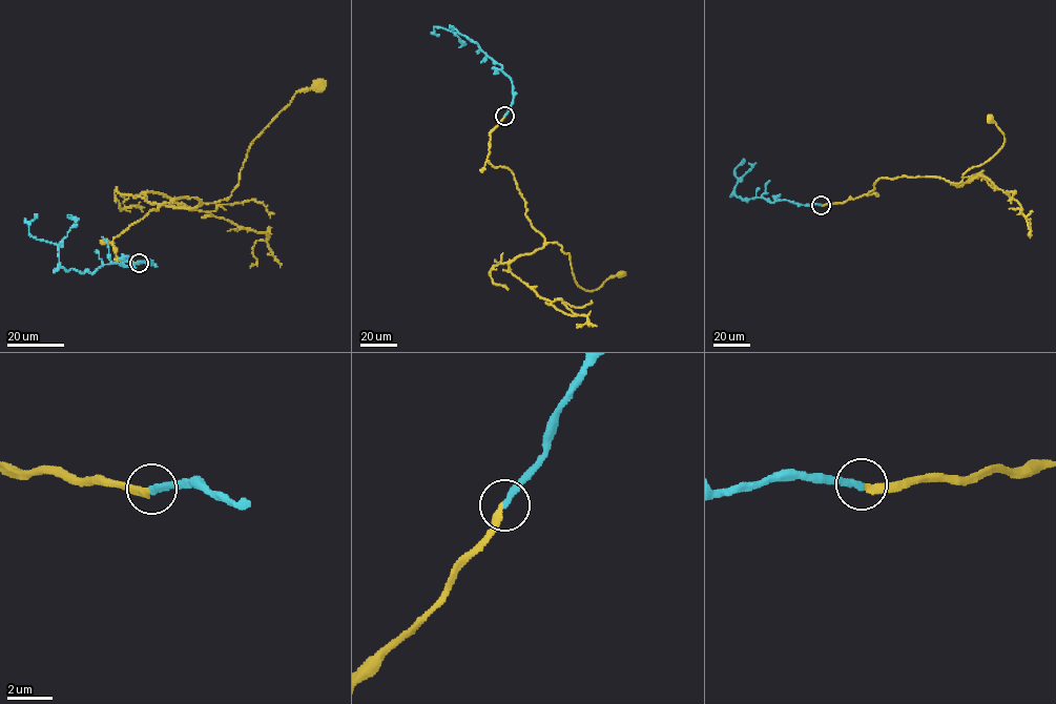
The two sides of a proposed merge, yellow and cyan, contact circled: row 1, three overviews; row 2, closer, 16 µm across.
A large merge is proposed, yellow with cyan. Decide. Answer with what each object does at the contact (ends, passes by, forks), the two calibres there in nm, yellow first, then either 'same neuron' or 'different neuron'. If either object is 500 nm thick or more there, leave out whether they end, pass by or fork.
yellow ends there; cyan ends there; 240 nm thick on the yellow side, 260 nm on the other; same neuron

